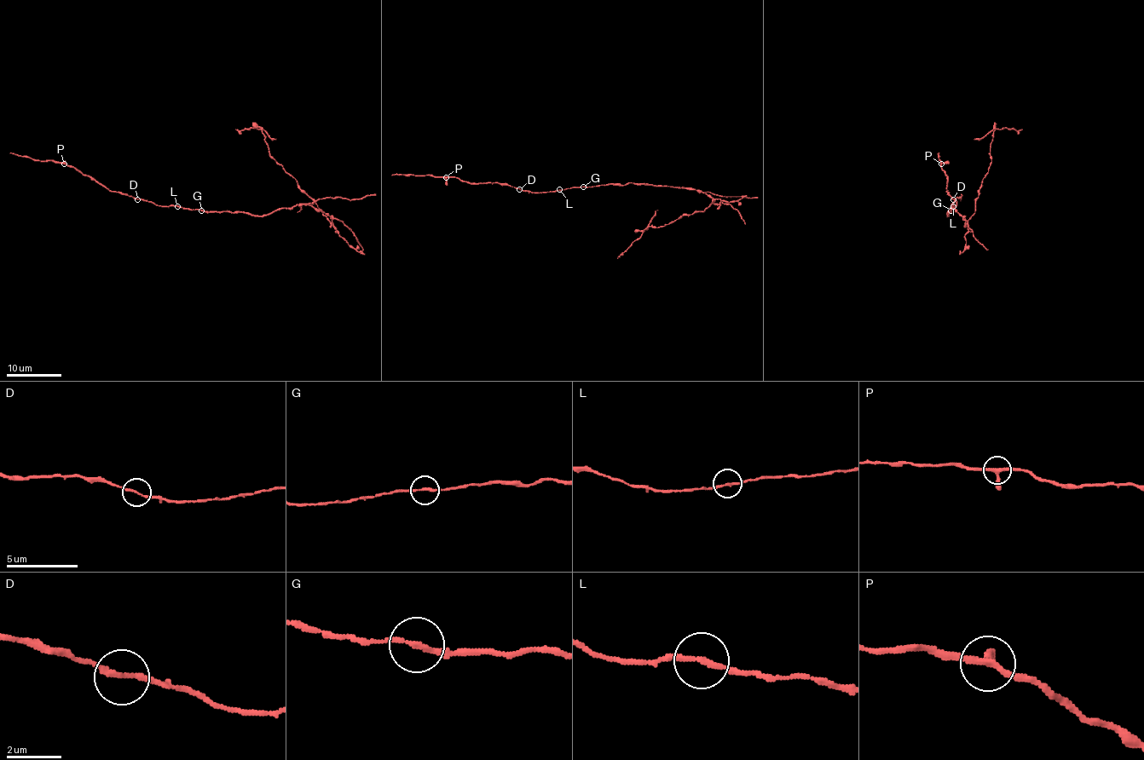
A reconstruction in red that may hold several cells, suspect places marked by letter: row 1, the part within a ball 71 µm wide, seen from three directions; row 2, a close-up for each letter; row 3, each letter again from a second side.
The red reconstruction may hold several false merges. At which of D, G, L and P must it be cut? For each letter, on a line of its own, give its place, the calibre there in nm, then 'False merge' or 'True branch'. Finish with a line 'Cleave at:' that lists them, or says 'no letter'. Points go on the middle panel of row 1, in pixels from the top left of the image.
D: Place: (519, 189). Thickness 160 nm. True branch
G: Place: (583, 187). Thickness 170 nm. False merge
L: Place: (559, 189). Thickness 160 nm. True branch
P: Place: (446, 177). Thickness 240 nm. True branch
Cleave at: G

